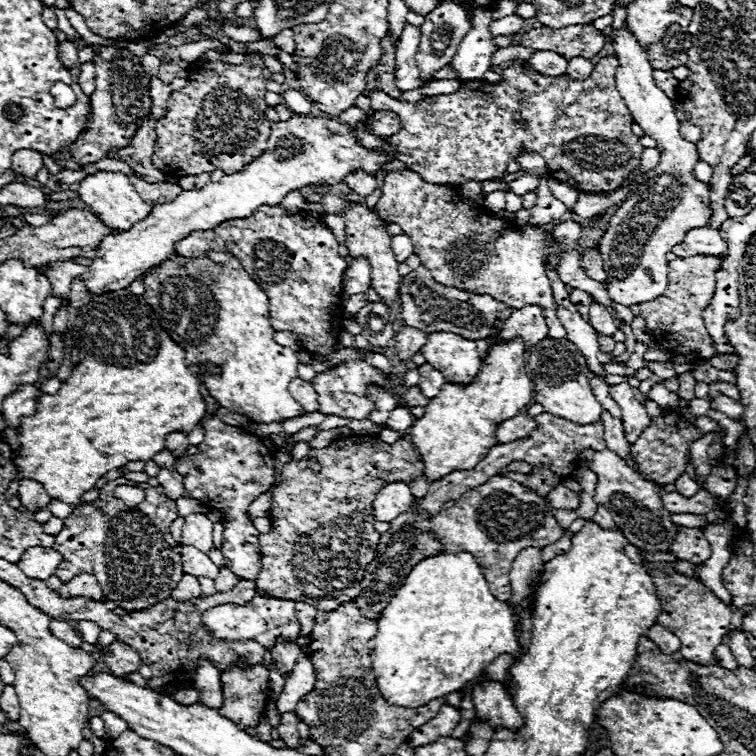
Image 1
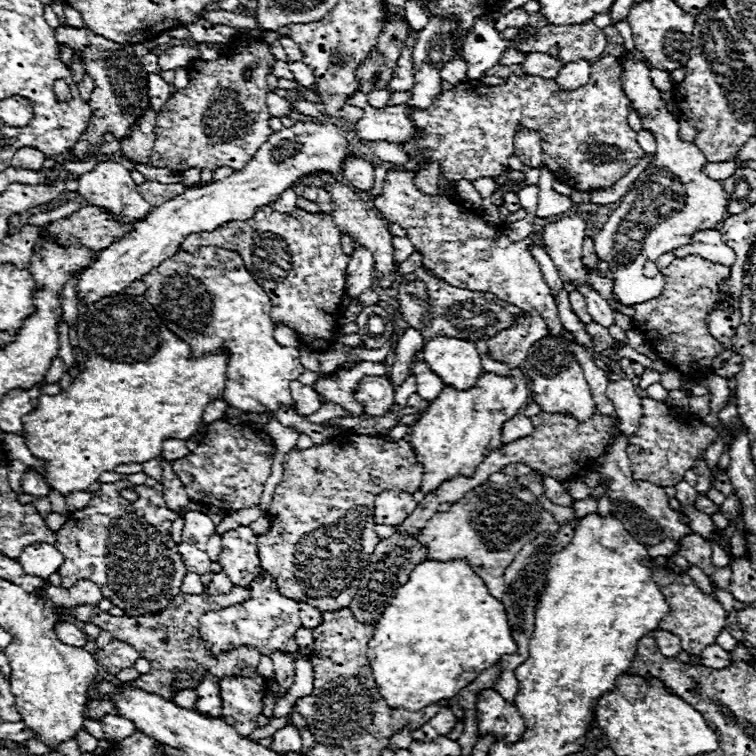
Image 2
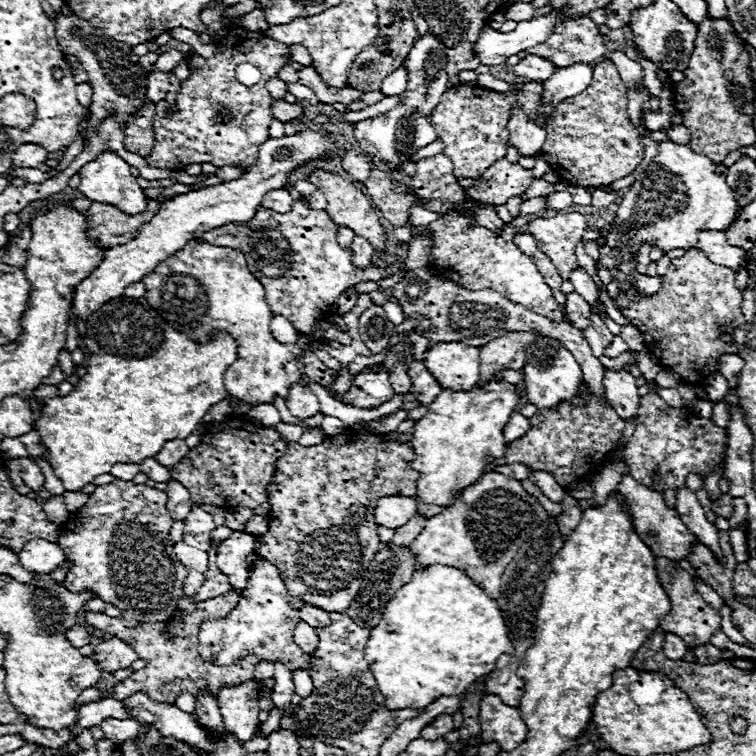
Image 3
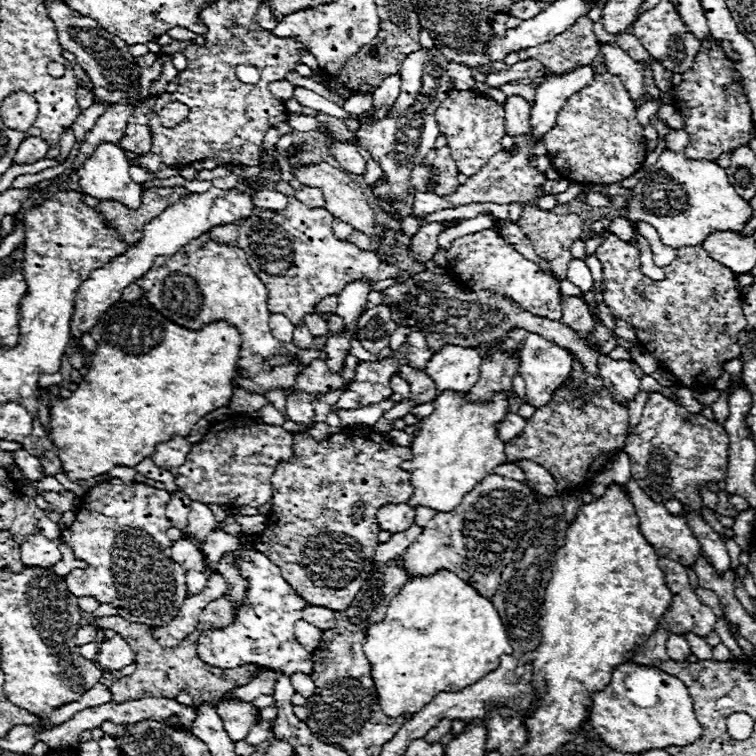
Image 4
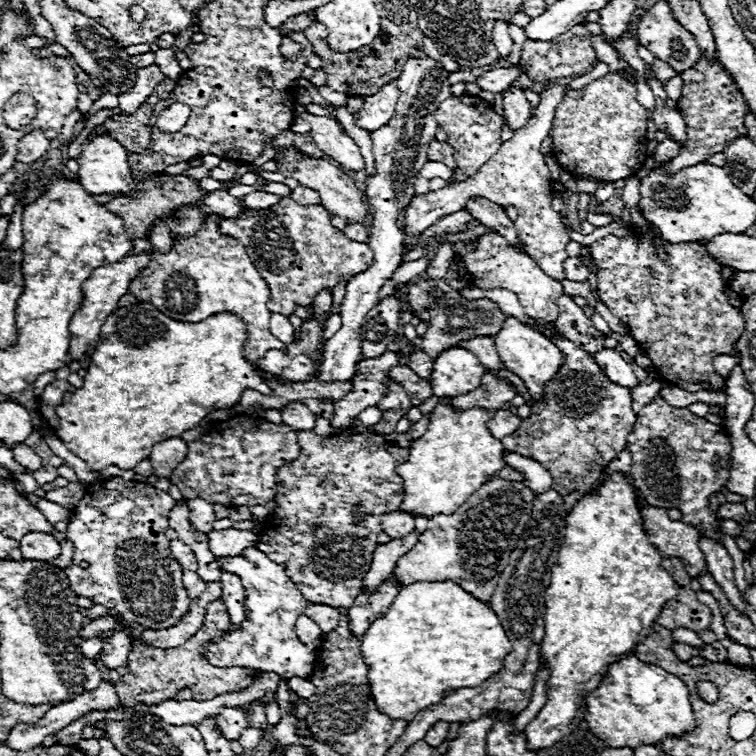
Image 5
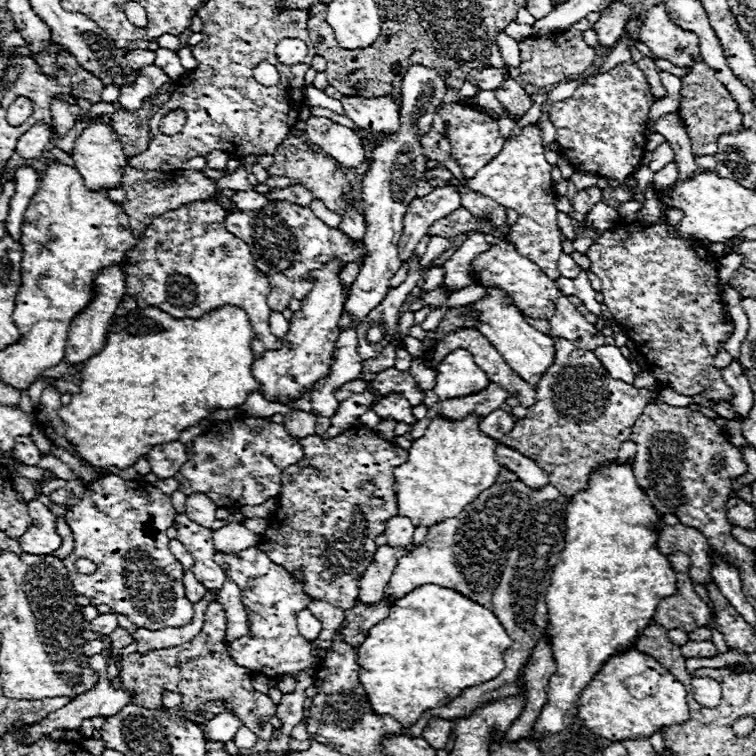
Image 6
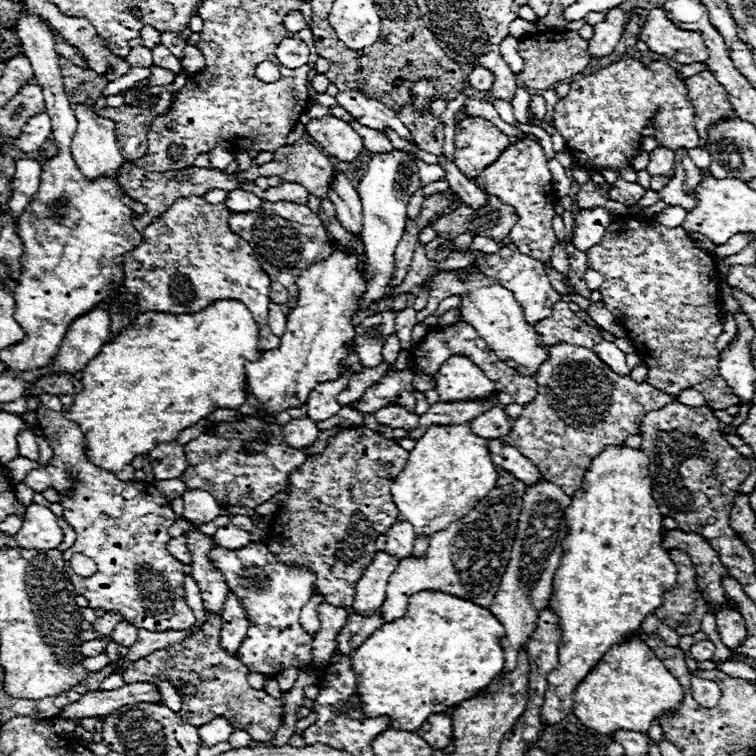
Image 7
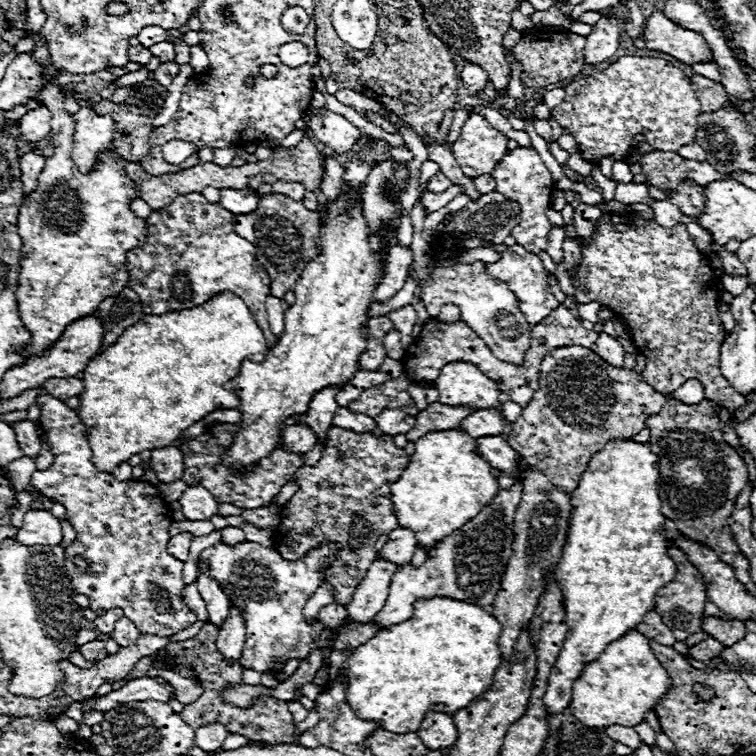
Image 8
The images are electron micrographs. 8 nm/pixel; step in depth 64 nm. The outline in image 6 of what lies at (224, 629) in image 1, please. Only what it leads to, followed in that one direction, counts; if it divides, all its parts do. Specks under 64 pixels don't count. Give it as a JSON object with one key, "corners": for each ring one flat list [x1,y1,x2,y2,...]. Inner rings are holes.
{"corners":[[258,546,246,548,238,554,216,552,214,560,226,576,240,586,248,616,248,634,226,645,232,662,266,676,298,676,302,670,312,668,313,646,296,628,298,612,310,604,310,598,302,592,302,584,294,580,284,566,274,564]]}

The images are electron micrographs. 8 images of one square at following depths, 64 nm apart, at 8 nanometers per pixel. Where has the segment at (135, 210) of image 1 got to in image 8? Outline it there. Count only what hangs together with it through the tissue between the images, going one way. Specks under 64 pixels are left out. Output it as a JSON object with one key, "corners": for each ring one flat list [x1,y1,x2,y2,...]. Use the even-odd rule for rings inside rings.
{"corners":[[80,108,74,114,74,122,72,160,80,172,90,172,98,160,98,154,114,148,114,120,110,116,96,114,92,108]]}

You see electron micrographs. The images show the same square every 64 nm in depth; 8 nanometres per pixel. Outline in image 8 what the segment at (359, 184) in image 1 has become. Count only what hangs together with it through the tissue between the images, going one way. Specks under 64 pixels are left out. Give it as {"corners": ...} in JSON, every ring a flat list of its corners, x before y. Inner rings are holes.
{"corners":[[324,110,318,116,310,118,308,130,336,154,348,154,362,138,360,130,354,124,330,110]]}

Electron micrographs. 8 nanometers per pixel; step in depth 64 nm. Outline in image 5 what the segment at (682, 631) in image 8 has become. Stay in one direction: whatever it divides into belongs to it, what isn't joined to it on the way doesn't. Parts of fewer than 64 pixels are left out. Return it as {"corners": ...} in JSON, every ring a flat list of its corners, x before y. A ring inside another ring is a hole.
{"corners":[[664,558,660,564,664,570,672,572,678,594,664,604,656,622,662,628,690,628,694,632,710,630,712,612,706,604,696,600,696,592,688,584,688,576,682,562,676,558]]}

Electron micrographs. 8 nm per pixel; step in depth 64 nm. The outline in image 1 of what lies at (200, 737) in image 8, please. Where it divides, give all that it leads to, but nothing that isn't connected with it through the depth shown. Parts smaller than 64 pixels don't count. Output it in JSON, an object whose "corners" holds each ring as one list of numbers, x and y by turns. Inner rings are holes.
{"corners":[[240,662,230,666,228,670,222,672,220,680,222,680,222,694,224,694,224,702,220,708,220,714,228,720,232,720,234,724,238,724,242,730,248,726,258,726,258,722,264,716,266,710,266,702,268,702,268,676,270,670,266,668,264,662,260,664,248,664,248,662]]}

